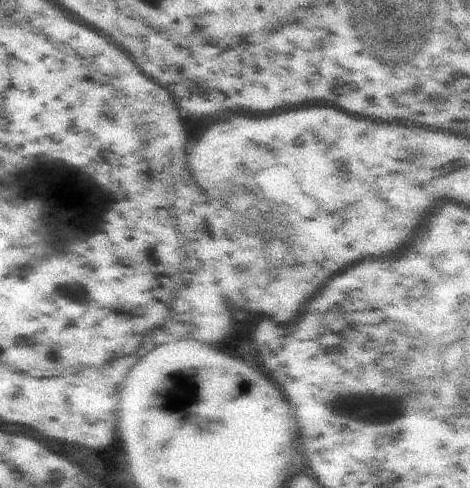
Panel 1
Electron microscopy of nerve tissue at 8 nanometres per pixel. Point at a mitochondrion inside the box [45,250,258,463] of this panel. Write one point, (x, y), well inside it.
(75, 291)

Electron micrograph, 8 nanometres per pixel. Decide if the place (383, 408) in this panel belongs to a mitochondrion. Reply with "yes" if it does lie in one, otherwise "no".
yes

